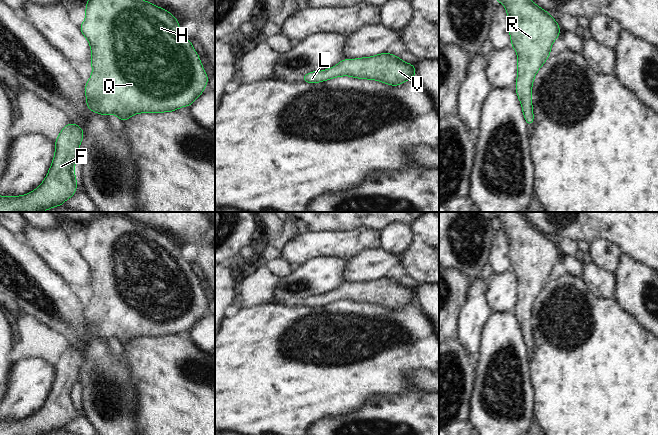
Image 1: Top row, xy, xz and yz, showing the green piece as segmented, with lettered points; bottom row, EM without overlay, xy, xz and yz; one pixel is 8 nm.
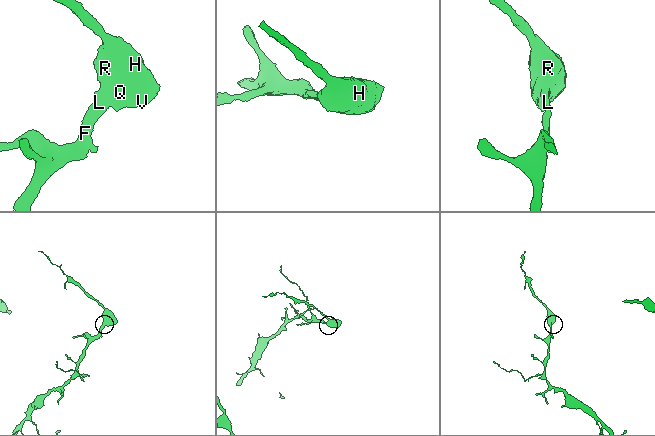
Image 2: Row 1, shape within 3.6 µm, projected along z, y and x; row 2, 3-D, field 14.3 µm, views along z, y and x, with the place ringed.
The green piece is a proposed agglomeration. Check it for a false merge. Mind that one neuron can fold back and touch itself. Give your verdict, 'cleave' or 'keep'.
keep

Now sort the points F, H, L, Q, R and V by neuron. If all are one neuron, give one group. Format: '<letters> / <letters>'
F H L Q R V

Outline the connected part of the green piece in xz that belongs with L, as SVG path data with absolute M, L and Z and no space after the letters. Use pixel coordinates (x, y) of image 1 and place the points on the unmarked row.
M384 276L373 281L344 282L332 292L303 299L302 304L304 307L319 307L335 301L351 300L398 310L415 302L415 297L415 289L403 286L398 280Z

